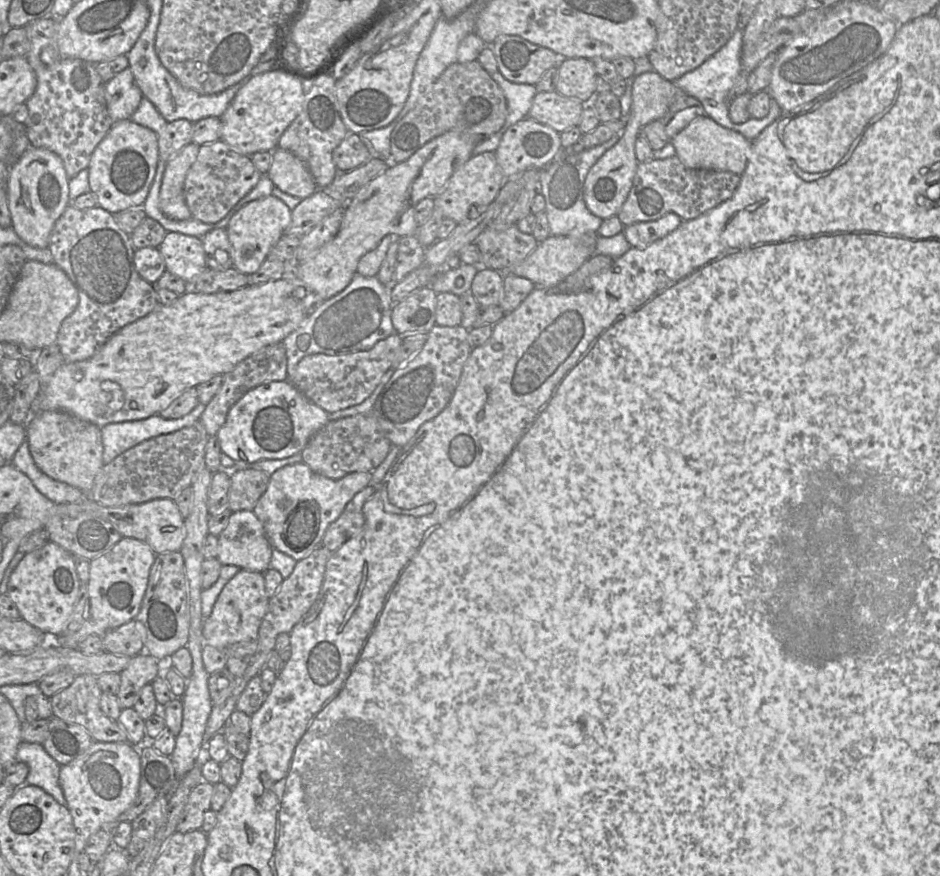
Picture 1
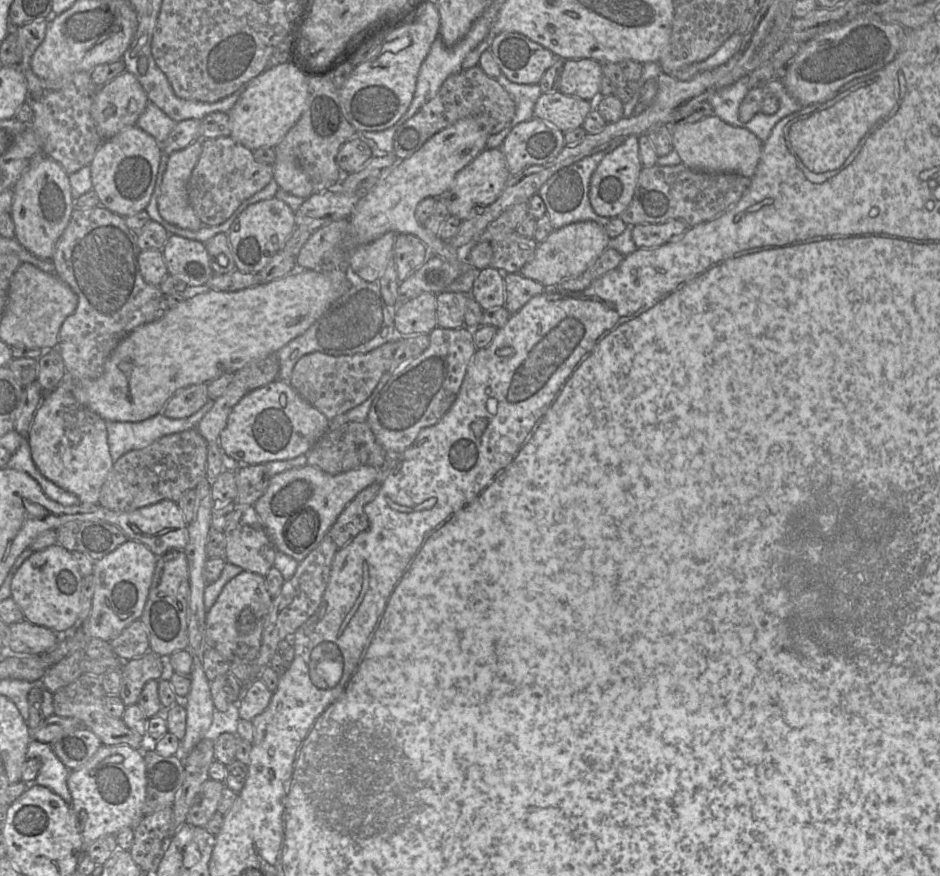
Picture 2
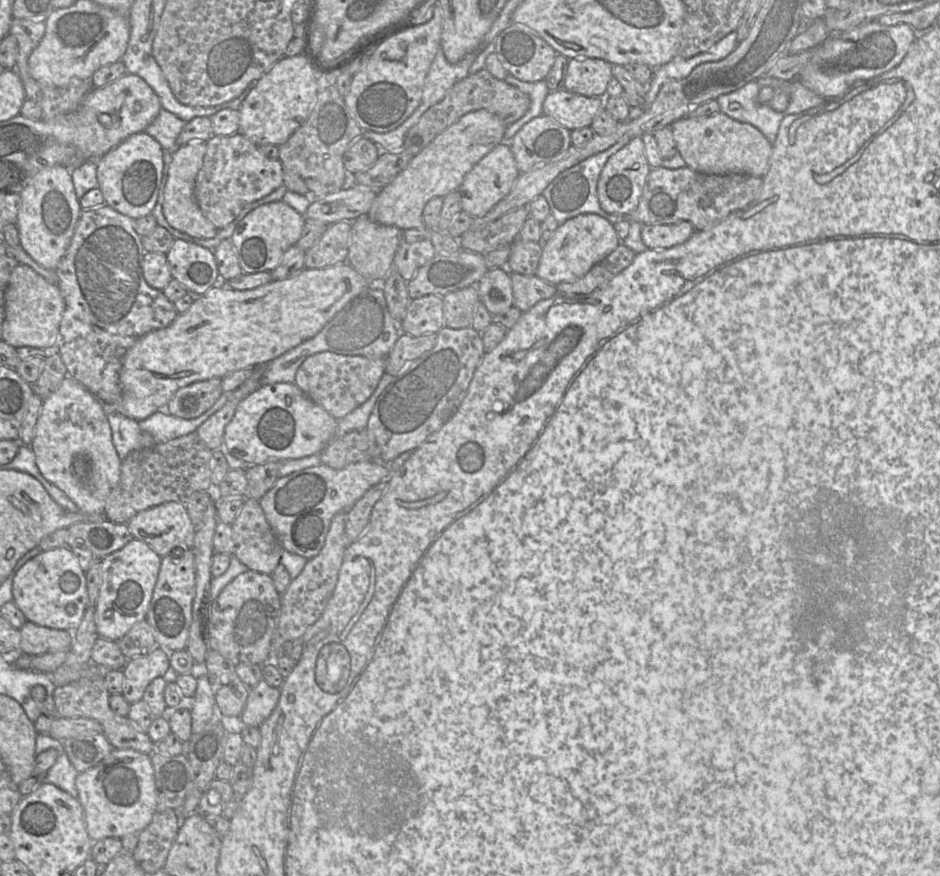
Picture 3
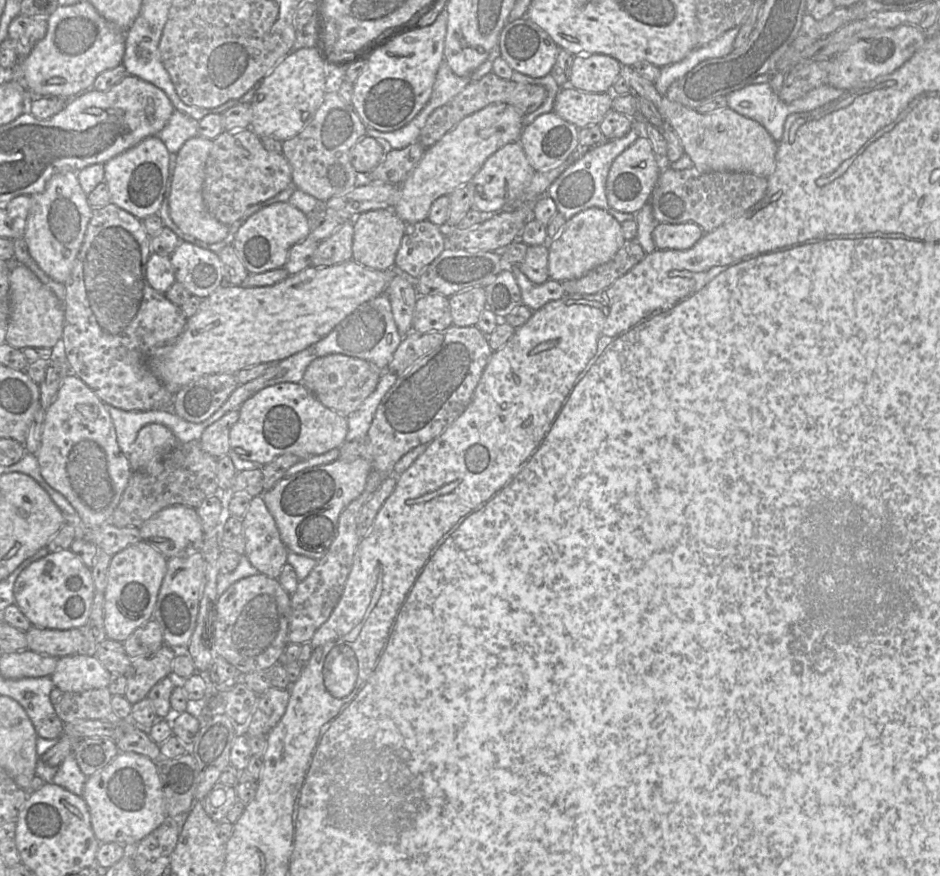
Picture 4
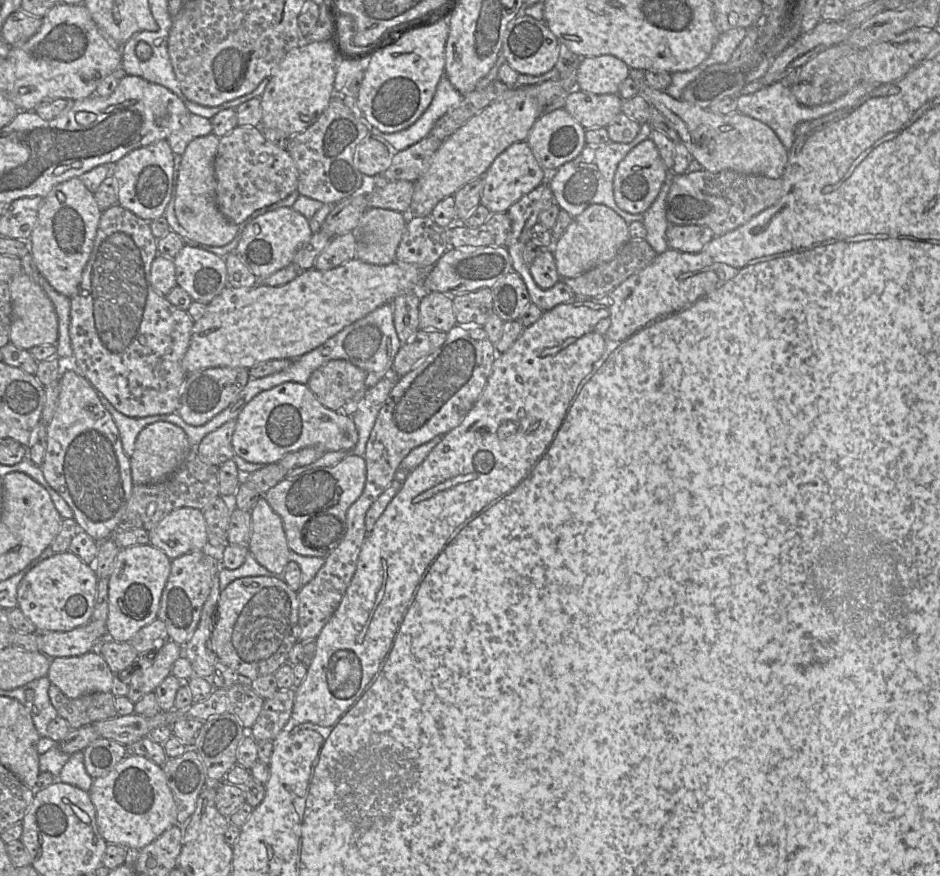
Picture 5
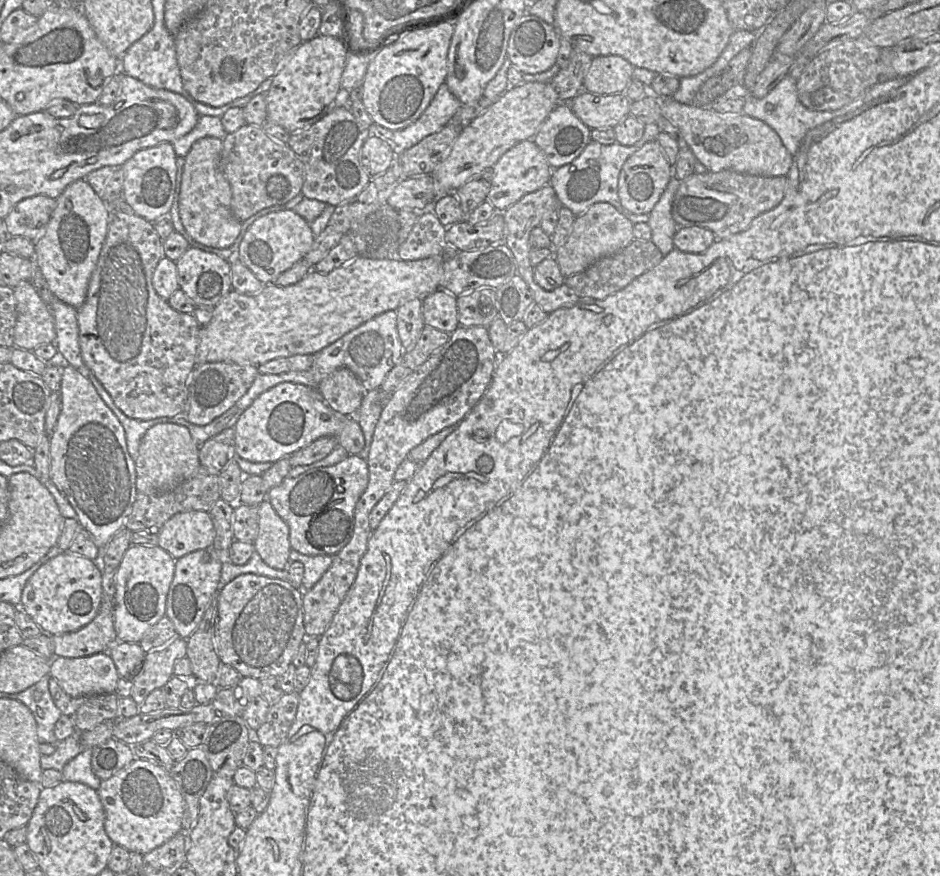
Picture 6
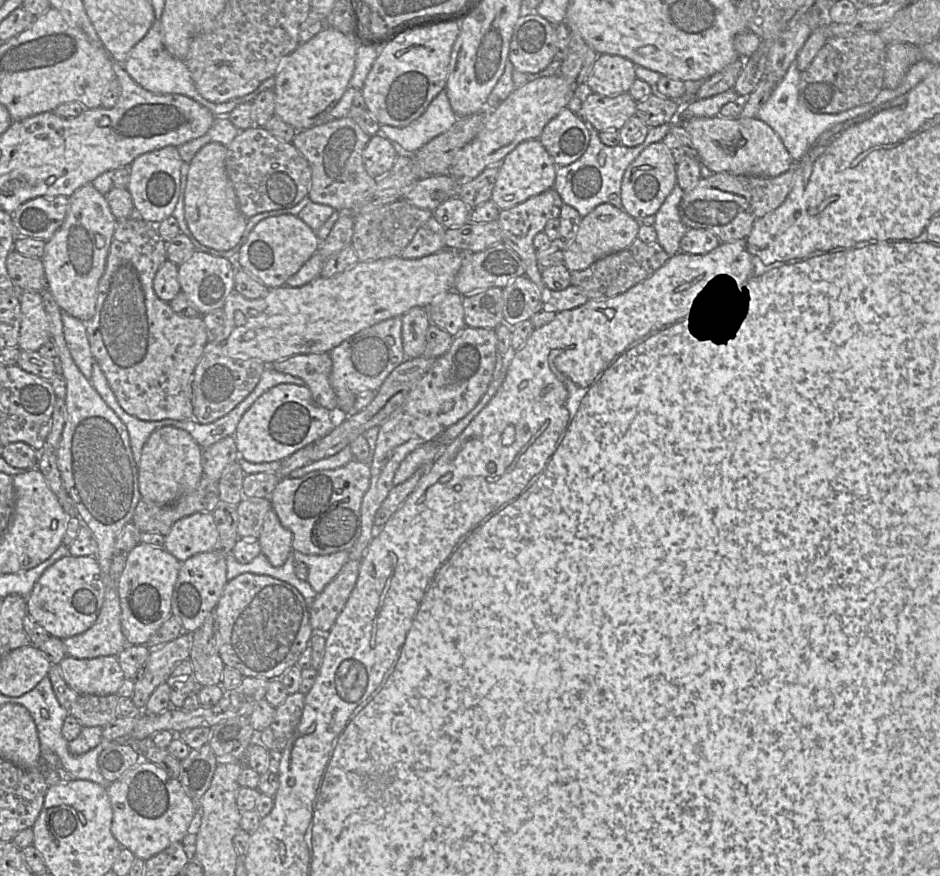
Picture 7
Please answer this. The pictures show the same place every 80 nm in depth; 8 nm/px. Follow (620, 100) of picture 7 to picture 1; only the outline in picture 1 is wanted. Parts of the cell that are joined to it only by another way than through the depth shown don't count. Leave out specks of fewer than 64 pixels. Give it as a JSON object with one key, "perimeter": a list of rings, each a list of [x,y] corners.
{"perimeter":[[[556,91],[537,92],[528,117],[562,133],[579,125],[585,103]]]}

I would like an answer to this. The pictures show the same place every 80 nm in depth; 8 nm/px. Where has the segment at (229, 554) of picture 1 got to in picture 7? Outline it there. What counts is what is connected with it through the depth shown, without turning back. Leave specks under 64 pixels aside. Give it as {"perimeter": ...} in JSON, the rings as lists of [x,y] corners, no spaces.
{"perimeter":[[[273,508],[265,515],[258,537],[261,552],[273,566],[282,566],[292,553],[292,533],[285,528]]]}

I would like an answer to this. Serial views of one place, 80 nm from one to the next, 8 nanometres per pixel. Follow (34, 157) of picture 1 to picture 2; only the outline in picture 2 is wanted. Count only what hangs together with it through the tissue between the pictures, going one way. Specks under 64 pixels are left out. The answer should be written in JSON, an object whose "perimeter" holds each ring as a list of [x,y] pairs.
{"perimeter":[[[39,154],[16,182],[13,193],[10,213],[15,225],[15,239],[34,256],[52,260],[56,242],[75,208],[69,175],[57,161]]]}

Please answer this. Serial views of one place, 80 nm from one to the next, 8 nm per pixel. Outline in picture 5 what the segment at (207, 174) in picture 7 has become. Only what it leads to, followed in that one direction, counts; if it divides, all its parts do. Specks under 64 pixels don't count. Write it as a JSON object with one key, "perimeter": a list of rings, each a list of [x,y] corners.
{"perimeter":[[[209,134],[193,139],[186,147],[179,166],[174,210],[179,224],[192,240],[214,247],[230,243],[238,232],[238,225],[219,211],[216,203],[214,163],[219,145],[216,135]]]}

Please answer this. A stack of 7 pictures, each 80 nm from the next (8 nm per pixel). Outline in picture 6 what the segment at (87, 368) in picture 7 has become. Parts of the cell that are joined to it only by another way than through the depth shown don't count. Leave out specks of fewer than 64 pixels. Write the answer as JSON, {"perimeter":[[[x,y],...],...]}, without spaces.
{"perimeter":[[[54,299],[50,305],[54,318],[56,337],[54,344],[57,351],[74,368],[85,365],[79,346],[79,327],[77,321],[77,309]]]}

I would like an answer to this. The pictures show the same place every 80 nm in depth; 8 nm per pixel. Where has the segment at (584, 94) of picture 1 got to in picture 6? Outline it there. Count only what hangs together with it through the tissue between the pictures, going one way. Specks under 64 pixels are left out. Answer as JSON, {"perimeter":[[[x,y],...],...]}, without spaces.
{"perimeter":[[[618,55],[593,57],[583,80],[583,90],[612,95],[625,93],[633,79],[634,66]]]}

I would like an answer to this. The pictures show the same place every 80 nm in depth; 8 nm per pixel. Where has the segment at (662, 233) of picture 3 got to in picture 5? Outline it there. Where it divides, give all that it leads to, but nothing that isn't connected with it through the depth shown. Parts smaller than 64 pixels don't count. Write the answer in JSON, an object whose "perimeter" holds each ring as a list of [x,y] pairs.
{"perimeter":[[[669,225],[666,230],[668,247],[686,253],[697,253],[707,245],[715,235],[707,226]]]}

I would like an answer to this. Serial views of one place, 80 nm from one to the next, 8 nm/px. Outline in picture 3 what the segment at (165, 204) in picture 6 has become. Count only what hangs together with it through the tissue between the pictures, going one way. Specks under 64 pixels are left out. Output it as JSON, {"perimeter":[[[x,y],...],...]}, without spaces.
{"perimeter":[[[143,131],[130,135],[97,159],[98,187],[105,204],[133,220],[151,214],[160,189],[163,152],[160,143]]]}

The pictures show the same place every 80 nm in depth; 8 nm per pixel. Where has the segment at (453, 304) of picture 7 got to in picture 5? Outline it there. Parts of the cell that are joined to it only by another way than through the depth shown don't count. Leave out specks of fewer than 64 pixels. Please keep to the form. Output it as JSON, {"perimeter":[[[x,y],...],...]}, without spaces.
{"perimeter":[[[423,292],[419,303],[419,329],[447,333],[457,325],[453,299],[441,292]]]}

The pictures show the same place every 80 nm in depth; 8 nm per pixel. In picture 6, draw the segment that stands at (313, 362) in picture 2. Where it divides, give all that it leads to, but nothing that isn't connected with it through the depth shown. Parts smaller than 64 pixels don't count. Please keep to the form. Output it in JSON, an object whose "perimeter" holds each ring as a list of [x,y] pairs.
{"perimeter":[[[345,367],[326,375],[316,390],[331,409],[343,415],[356,413],[366,393],[359,379]]]}

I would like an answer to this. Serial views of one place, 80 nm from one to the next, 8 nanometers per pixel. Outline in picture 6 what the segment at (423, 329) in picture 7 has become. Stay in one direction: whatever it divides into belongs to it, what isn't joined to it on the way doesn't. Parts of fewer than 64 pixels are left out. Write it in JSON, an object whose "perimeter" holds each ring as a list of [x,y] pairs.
{"perimeter":[[[415,298],[403,303],[396,310],[397,331],[403,352],[414,349],[425,323],[422,313],[422,300]]]}

